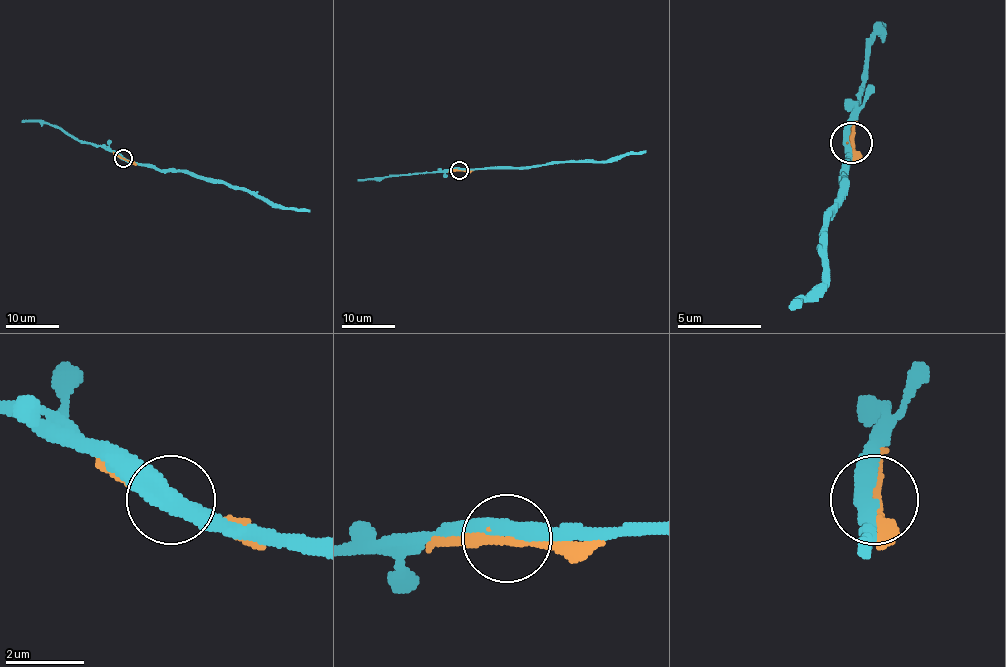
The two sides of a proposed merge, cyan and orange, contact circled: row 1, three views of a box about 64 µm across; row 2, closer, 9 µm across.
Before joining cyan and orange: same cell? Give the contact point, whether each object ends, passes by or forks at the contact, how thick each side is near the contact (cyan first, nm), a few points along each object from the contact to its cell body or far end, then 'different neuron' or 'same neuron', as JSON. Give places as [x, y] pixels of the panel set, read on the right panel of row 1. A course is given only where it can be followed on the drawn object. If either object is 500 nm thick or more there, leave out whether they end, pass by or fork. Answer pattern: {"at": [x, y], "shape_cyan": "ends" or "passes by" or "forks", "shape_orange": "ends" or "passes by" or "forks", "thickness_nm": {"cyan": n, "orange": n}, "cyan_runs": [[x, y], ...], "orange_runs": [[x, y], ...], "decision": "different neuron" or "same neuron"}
{"at": [851, 143], "shape_cyan": "passes by", "shape_orange": "passes by", "thickness_nm": {"cyan": 480, "orange": 200}, "cyan_runs": [[850, 144], [846, 177], [833, 202], [825, 231], [825, 277], [800, 302], [787, 306]], "orange_runs": [[850, 144], [854, 160]], "decision": "same neuron"}

